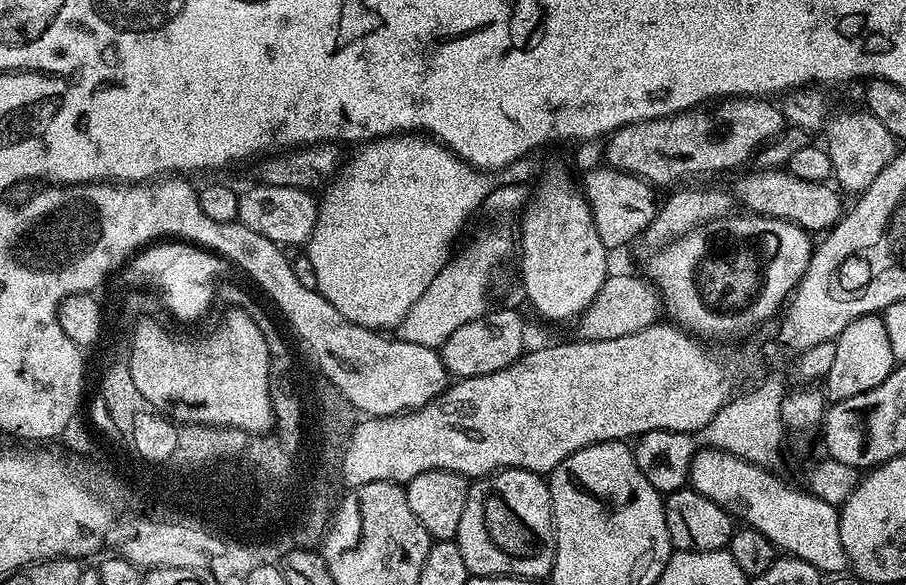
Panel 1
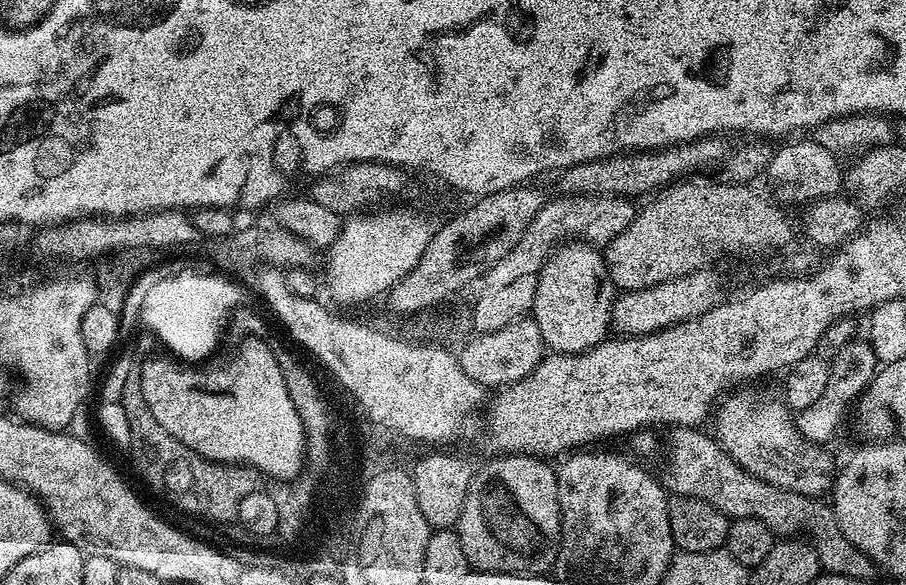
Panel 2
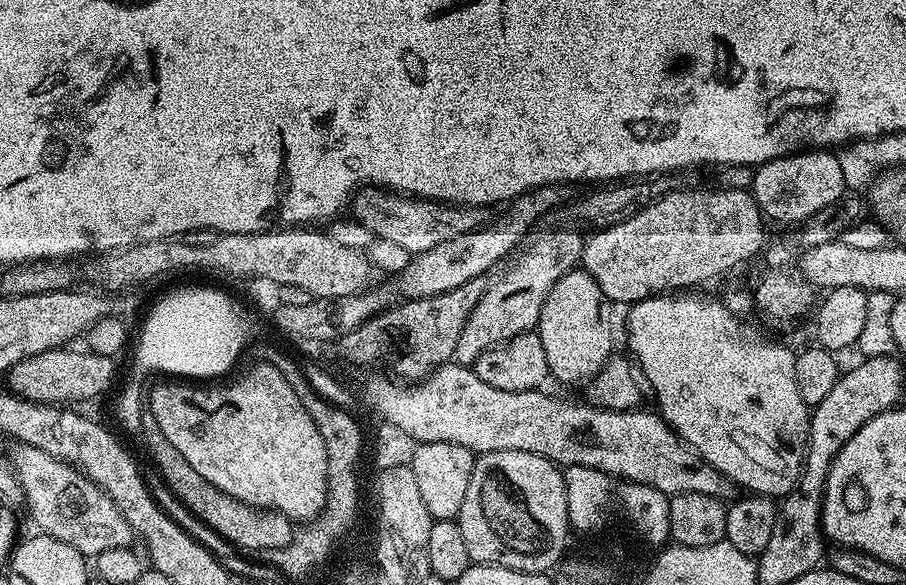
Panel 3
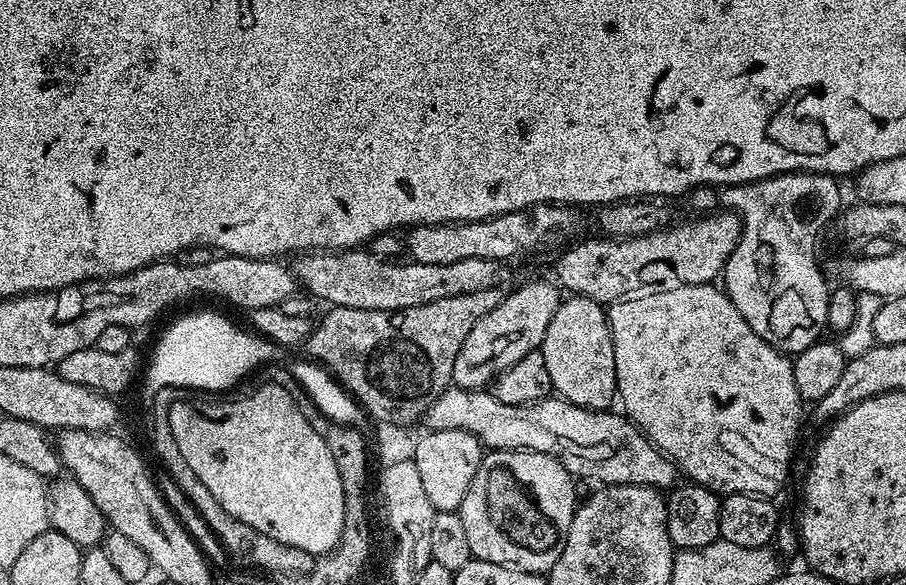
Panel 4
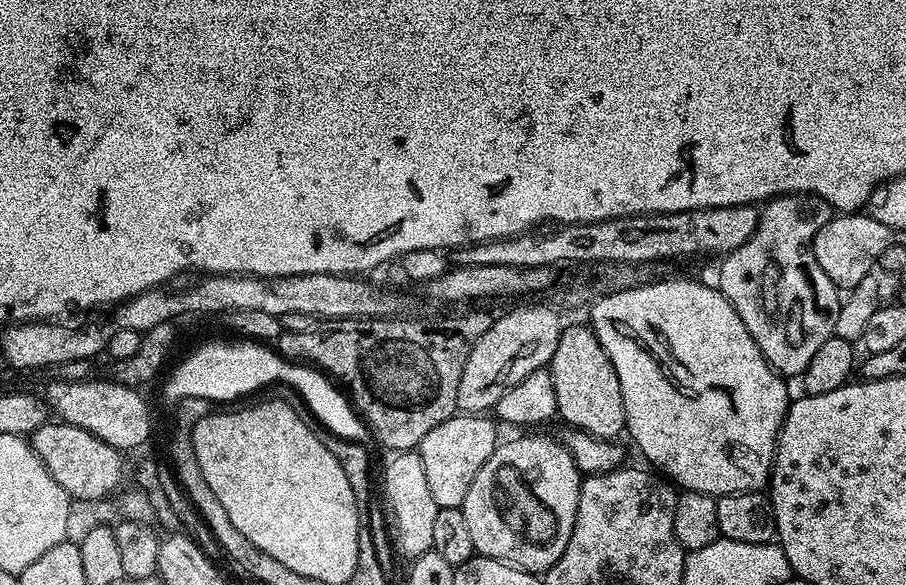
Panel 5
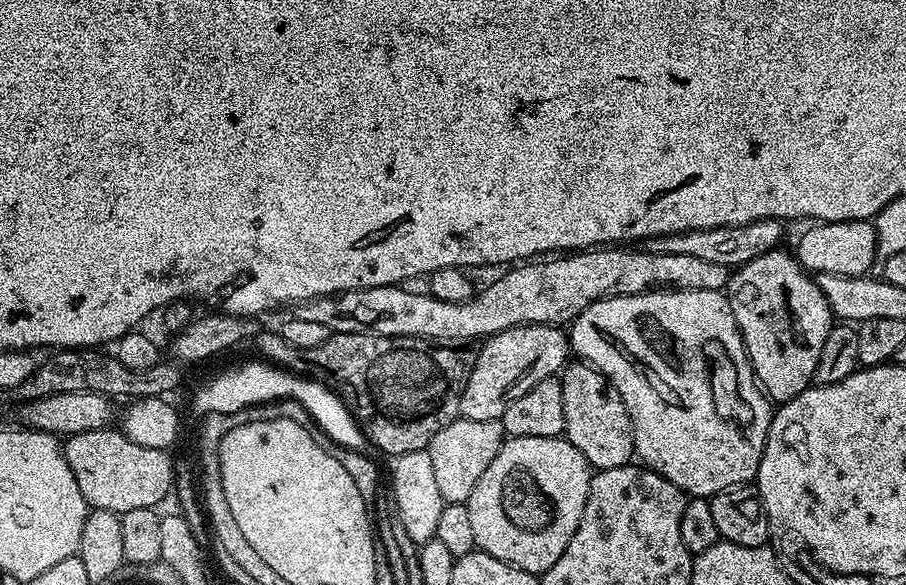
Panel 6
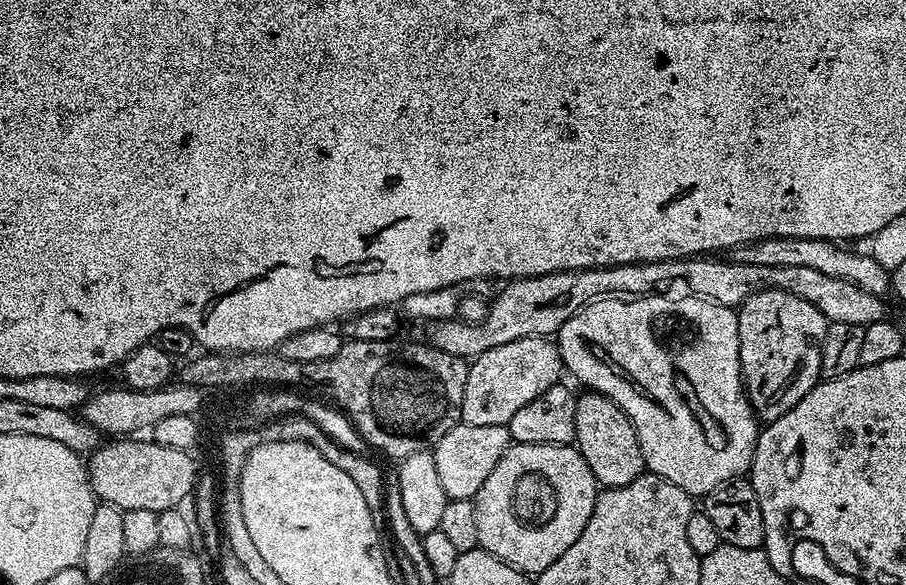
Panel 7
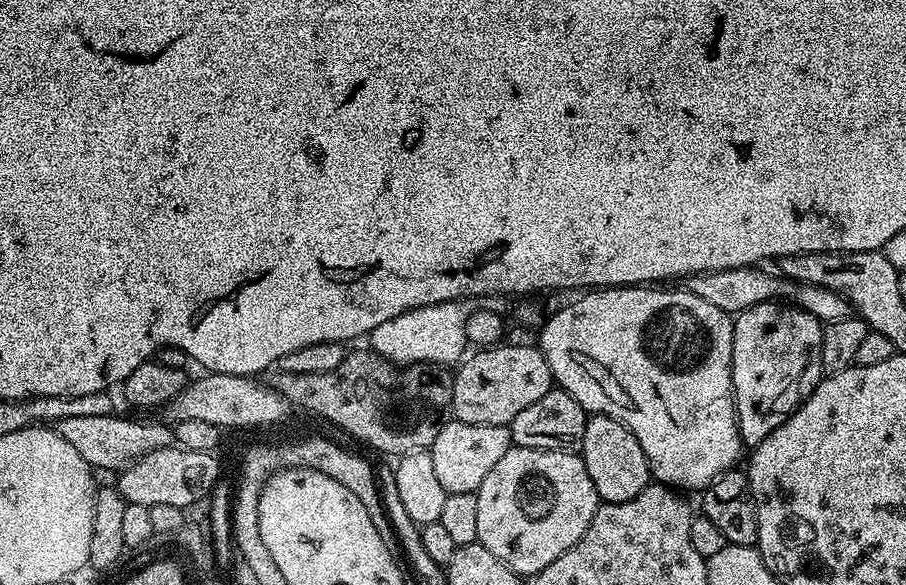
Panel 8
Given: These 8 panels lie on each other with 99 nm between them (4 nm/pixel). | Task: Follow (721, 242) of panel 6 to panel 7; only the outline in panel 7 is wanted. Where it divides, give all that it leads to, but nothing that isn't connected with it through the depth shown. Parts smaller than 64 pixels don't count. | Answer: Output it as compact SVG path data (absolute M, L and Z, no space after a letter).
M771 236L731 249L730 258L734 262L750 262L754 266L811 266L813 270L819 270L822 274L849 280L862 286L862 290L870 290L876 296L883 297L890 288L889 269L883 268L867 251L851 252L848 248L851 247L831 240Z

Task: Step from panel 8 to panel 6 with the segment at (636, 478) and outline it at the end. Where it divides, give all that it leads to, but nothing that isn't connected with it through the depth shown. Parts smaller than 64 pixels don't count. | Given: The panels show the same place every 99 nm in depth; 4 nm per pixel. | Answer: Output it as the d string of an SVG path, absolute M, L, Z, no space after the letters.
M572 362L559 377L566 413L564 436L586 457L593 469L617 468L634 456L632 419L616 387L587 362Z

